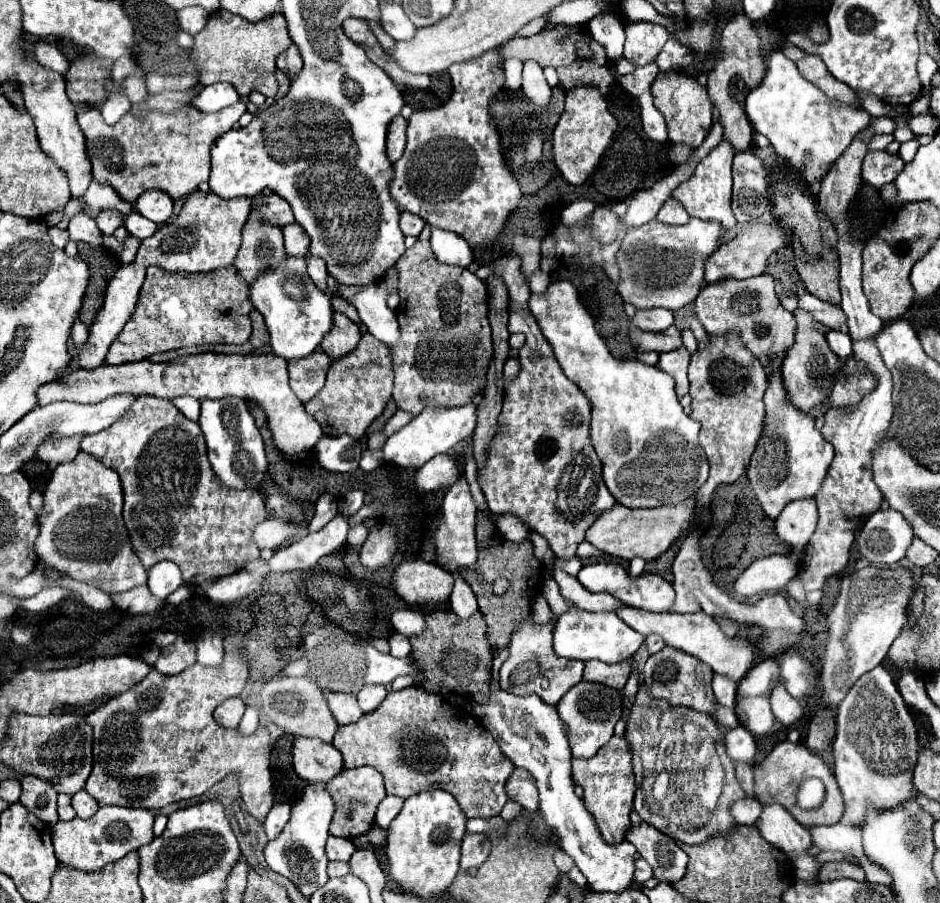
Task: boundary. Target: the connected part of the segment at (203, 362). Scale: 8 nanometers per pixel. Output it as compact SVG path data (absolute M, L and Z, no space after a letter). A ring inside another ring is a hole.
M199 353L189 355L183 363L153 363L149 359L125 363L125 365L99 365L97 369L75 369L55 383L47 383L37 391L39 405L51 401L77 401L77 403L99 403L113 395L153 395L163 399L175 397L195 397L203 399L221 399L221 397L239 397L255 401L267 413L271 423L271 433L275 445L287 453L297 455L315 447L317 439L323 437L321 427L313 417L307 415L303 403L293 395L289 387L287 361L277 355L219 355L219 353Z

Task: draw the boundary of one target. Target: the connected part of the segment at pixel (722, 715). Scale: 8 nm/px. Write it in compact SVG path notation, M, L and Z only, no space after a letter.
M717 705L715 721L721 723L725 729L733 729L733 727L739 725L739 717L737 717L735 709L727 709L727 707L721 707L721 705Z

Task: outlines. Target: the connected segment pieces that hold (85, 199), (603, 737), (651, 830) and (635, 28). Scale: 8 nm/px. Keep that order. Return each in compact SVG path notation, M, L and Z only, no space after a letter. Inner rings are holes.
M91 183L89 189L85 191L83 197L75 199L71 197L69 203L65 205L63 211L53 211L45 215L45 223L49 227L57 227L61 221L71 221L77 213L89 213L89 211L105 211L105 209L115 209L119 213L129 215L134 206L119 197L119 193L109 185L109 183Z
M581 681L561 697L557 709L559 709L561 719L565 719L565 725L569 727L569 741L571 741L573 757L589 759L613 737L613 729L623 715L623 697L621 697L621 691L617 689L605 687L603 691L603 685Z
M647 823L631 827L627 833L627 841L631 841L641 857L651 865L655 879L661 883L677 883L683 879L689 859L671 837L663 835L655 827L649 827Z
M631 23L627 25L625 41L625 59L633 61L637 67L655 61L665 41L671 37L665 27L657 23Z

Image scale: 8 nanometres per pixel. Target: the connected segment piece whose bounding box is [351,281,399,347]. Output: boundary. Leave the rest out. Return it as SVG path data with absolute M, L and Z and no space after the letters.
M381 281L361 287L361 291L351 299L351 303L357 309L361 321L367 325L369 333L387 343L389 347L393 347L399 339L399 323L395 311L391 311L385 303L387 295L389 289Z

